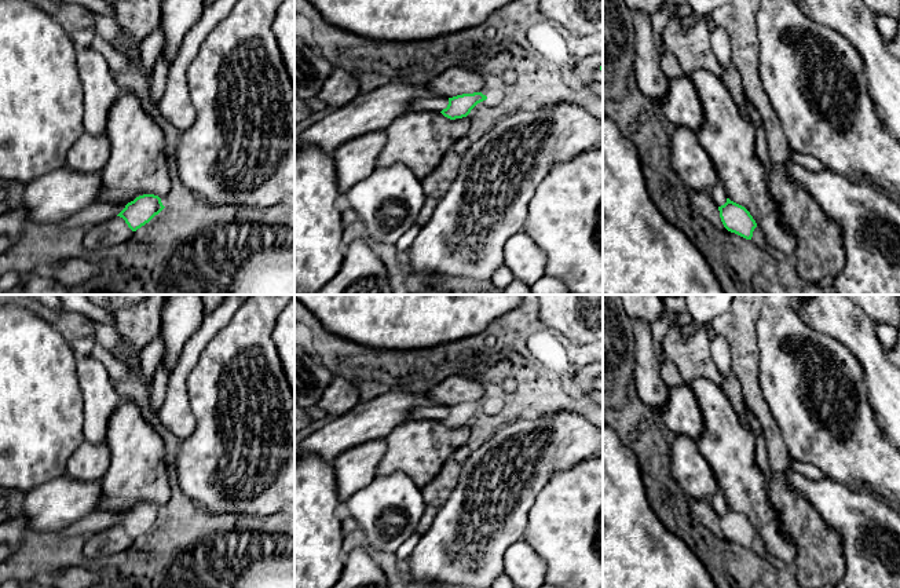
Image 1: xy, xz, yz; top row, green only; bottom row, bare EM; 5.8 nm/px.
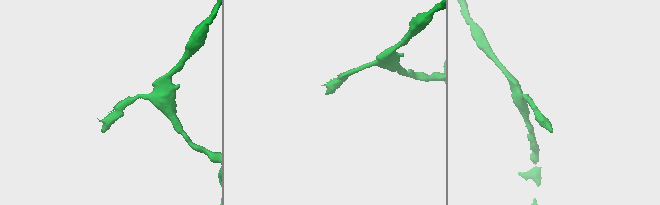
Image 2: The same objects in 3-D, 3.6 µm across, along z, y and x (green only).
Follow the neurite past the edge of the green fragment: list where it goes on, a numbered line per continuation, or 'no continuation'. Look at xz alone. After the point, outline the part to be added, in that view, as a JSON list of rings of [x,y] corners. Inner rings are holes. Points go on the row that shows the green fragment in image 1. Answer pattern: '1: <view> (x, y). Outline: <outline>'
1: xz (421, 103). Outline: [[[417,96],[411,101],[407,113],[436,112],[440,113],[449,105],[449,98],[439,96]]]

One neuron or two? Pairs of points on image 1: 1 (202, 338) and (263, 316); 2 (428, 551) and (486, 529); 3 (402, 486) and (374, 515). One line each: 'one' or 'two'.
1: two
2: one
3: one

